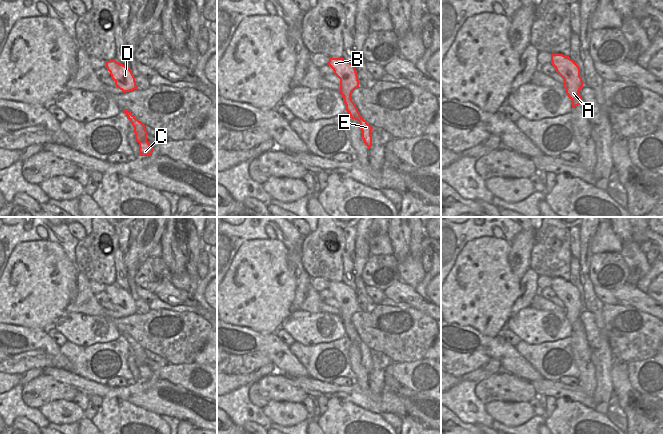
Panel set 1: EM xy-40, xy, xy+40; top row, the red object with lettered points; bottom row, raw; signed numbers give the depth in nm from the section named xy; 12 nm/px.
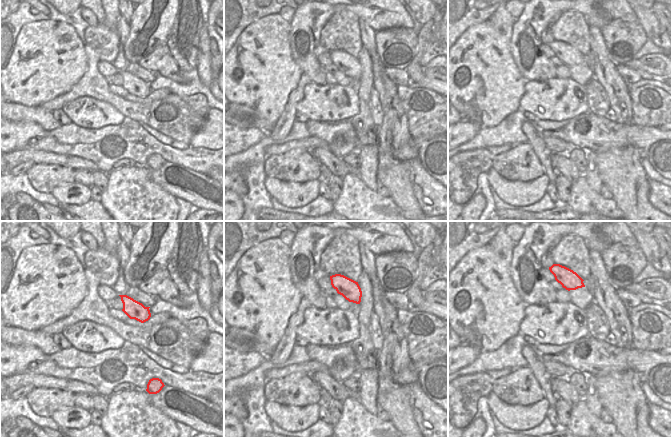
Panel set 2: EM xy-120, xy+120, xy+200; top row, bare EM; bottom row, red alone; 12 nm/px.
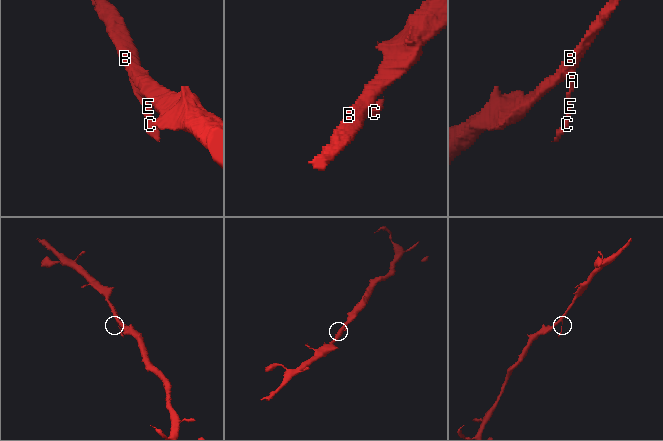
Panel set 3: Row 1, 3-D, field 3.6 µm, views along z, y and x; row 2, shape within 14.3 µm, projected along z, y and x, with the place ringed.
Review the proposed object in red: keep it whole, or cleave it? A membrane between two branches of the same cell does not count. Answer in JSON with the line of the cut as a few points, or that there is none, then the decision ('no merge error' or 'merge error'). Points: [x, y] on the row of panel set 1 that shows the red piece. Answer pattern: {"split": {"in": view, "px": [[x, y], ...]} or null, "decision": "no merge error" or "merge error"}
{"split": null, "decision": "no merge error"}

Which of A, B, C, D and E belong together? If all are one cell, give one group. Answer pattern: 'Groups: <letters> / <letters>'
Groups: A B C D E.

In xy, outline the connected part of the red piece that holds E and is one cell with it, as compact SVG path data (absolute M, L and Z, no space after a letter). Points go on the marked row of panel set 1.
M330 58L328 65L333 69L334 74L340 79L340 93L346 105L346 111L352 119L360 124L362 139L368 149L372 146L371 131L373 127L364 120L355 103L352 101L352 92L359 87L358 75L355 67L348 61L341 58Z

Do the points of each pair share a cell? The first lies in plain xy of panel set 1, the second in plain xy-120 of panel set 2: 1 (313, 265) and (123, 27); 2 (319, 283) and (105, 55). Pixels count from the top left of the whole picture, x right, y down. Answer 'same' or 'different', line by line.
1: different
2: different

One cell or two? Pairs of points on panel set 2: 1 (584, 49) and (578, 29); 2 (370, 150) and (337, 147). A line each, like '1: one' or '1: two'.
1: one
2: two

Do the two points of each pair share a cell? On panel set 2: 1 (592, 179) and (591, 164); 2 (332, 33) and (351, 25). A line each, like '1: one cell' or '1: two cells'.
1: one cell
2: one cell

